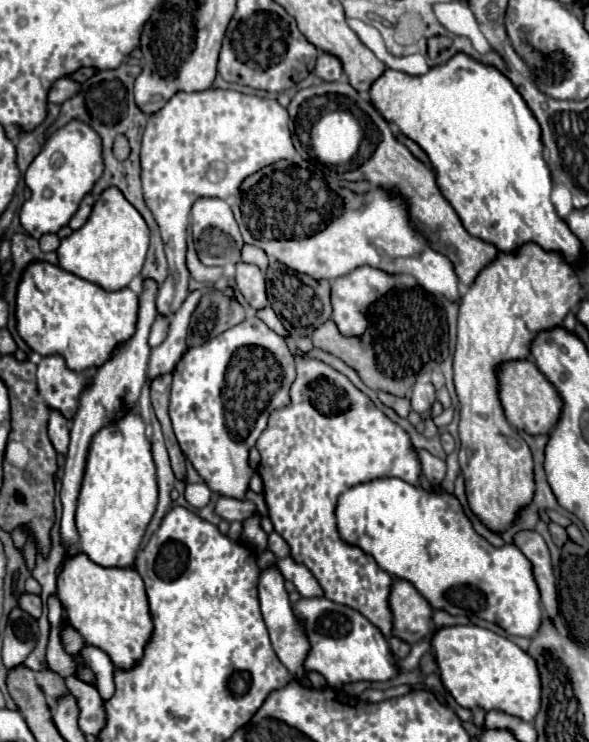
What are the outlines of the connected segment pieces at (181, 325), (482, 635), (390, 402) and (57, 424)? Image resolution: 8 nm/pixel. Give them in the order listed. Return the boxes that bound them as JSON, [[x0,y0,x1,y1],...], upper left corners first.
[[148,290,202,382],[430,626,540,722],[378,392,410,418],[48,410,70,454]]

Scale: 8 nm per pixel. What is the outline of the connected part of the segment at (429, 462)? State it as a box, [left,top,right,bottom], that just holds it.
[414,448,446,486]

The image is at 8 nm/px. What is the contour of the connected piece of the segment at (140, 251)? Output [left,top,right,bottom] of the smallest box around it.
[56,186,150,290]

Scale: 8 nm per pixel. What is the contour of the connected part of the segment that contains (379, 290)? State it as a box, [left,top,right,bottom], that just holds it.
[332,266,398,334]

